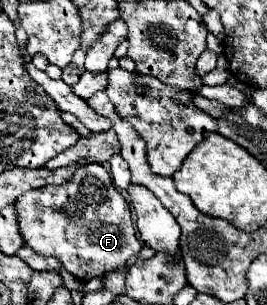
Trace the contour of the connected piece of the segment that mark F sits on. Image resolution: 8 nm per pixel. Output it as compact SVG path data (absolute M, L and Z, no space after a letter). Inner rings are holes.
M99 163L79 167L75 175L63 185L45 185L41 189L23 193L17 199L17 217L25 245L33 247L39 255L57 257L71 275L83 281L89 281L91 277L103 277L119 267L125 267L127 259L137 255L143 247L131 221L129 203L117 191L109 171Z

